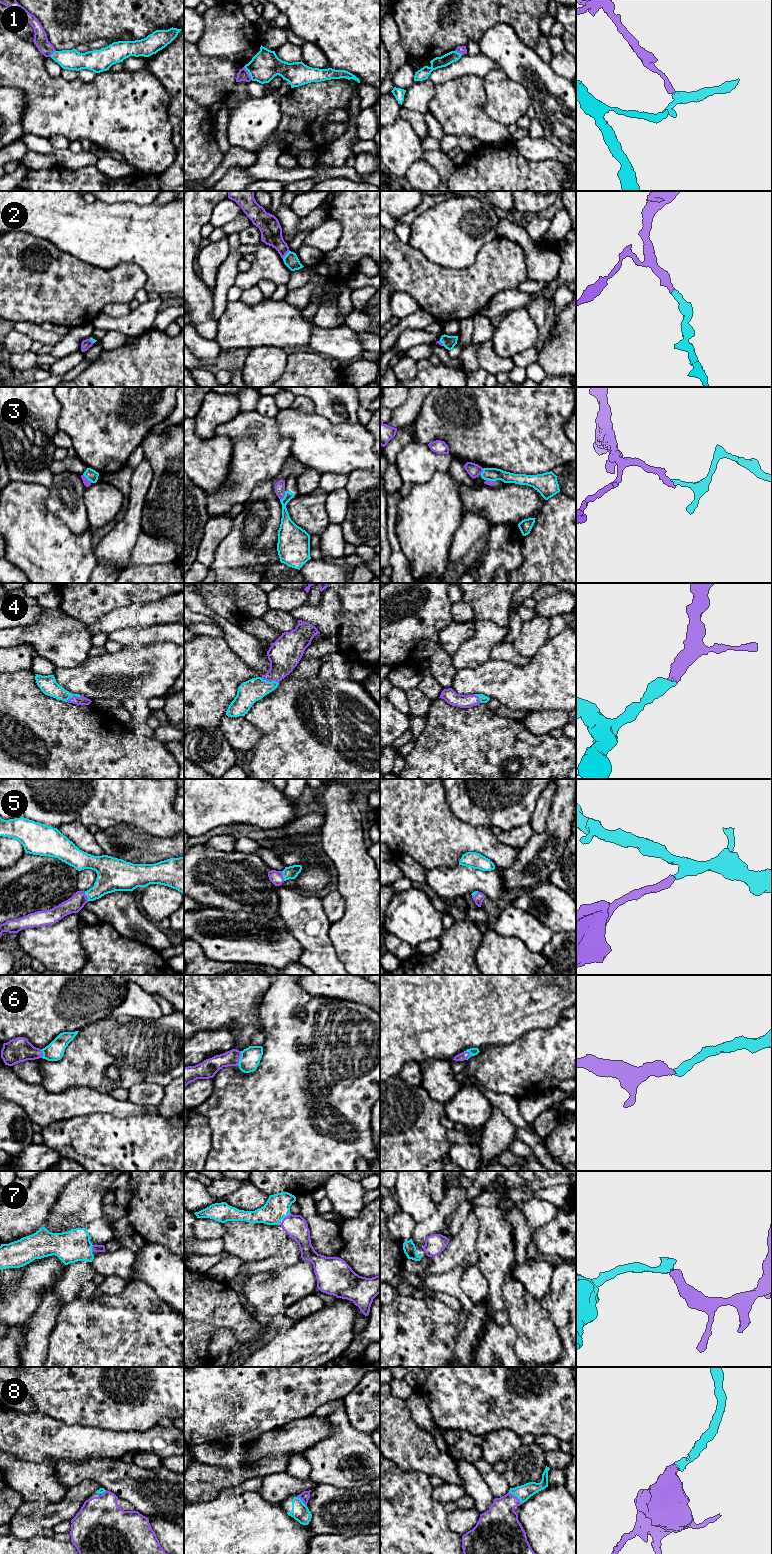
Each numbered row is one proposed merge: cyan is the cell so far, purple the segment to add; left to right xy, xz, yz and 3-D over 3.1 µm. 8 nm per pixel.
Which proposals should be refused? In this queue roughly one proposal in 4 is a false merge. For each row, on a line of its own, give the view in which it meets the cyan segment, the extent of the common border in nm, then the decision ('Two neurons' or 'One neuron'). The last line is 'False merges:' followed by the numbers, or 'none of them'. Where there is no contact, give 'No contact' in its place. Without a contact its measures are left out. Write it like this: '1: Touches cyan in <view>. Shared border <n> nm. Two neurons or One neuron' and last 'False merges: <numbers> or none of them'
1: Touches cyan in xz. Shared border 130 nm. Two neurons
2: Touches cyan in xz. Shared border 90 nm. One neuron
3: Touches cyan in xz. Shared border 90 nm. Two neurons
4: Touches cyan in xz. Shared border 160 nm. One neuron
5: Touches cyan in xz. Shared border 80 nm. One neuron
6: Touches cyan in xz. Shared border 120 nm. One neuron
7: Touches cyan in xz. Shared border 80 nm. One neuron
8: Touches cyan in yz. Shared border 140 nm. One neuron
False merges: 1, 3

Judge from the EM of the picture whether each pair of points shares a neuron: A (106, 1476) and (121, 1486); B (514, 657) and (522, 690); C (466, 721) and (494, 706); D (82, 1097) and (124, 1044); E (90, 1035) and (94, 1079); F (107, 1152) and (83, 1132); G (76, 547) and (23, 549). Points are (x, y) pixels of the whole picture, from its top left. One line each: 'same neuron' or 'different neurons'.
A: same neuron
B: different neurons
C: different neurons
D: different neurons
E: same neuron
F: same neuron
G: same neuron

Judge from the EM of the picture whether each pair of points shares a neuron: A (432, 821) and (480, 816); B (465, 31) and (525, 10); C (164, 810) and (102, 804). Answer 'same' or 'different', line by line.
A: different
B: same
C: same

